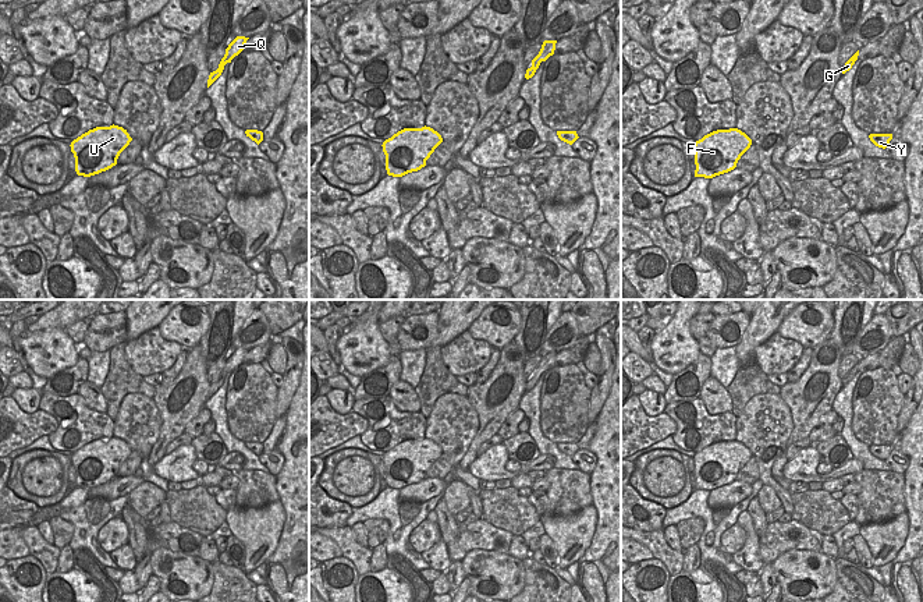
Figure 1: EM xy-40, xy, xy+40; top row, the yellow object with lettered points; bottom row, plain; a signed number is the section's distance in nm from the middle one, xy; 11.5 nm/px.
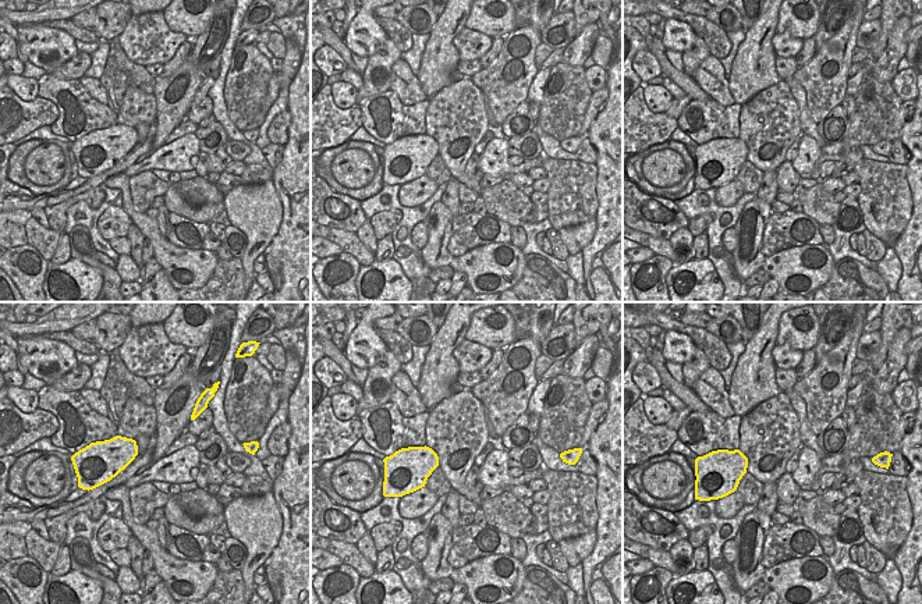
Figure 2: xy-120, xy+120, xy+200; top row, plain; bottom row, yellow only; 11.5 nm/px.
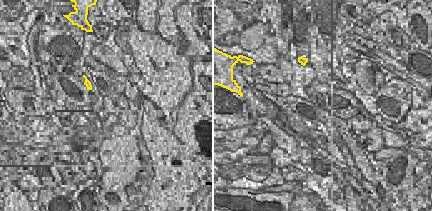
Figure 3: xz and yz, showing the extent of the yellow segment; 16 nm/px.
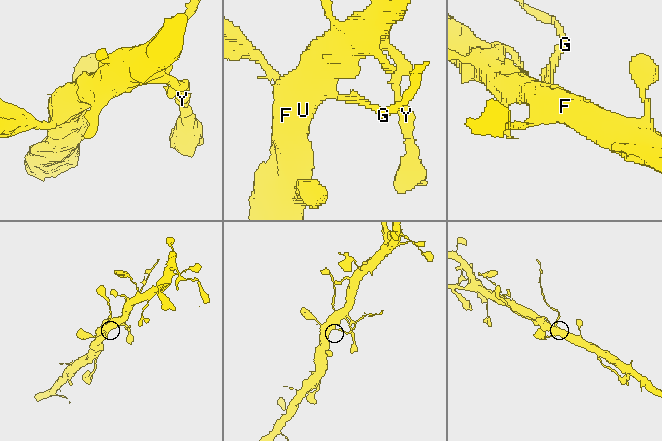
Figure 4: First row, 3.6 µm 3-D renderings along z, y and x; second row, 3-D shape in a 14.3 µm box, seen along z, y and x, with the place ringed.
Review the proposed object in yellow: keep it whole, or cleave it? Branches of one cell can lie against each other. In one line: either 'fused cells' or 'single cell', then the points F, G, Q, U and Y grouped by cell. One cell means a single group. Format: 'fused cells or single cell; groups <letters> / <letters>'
fused cells; groups F U Y / G Q

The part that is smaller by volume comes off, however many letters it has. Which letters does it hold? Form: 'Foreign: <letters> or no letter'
Foreign: G, Q

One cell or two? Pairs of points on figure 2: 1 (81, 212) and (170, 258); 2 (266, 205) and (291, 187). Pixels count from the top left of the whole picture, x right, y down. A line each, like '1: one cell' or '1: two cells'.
1: two cells
2: two cells

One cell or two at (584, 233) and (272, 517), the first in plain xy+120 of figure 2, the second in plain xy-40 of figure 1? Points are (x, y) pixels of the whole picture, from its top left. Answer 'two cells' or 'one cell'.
one cell

